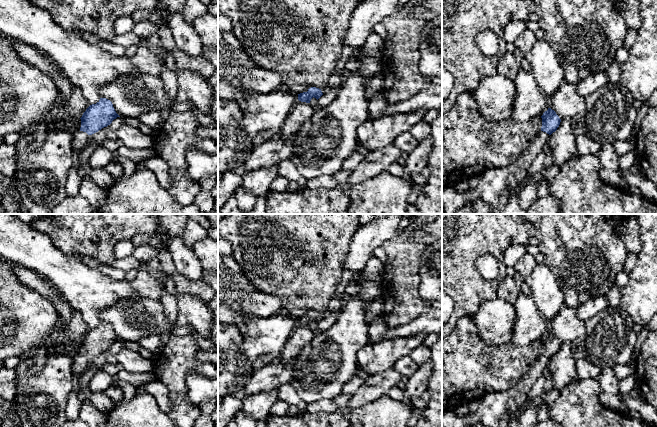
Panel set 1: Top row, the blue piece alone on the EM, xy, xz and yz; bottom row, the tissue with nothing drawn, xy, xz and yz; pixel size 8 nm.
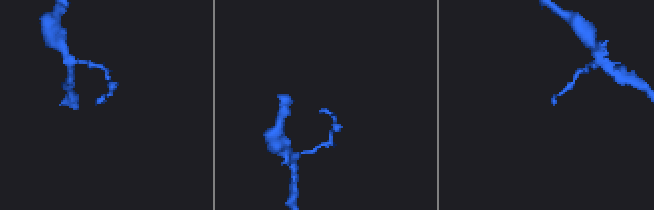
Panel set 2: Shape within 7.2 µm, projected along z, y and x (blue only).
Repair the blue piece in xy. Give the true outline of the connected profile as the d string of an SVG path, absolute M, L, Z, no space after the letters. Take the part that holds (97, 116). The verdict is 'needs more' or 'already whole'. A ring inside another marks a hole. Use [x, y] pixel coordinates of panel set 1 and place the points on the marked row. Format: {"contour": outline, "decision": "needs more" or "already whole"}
{"contour": "M100 98L96 104L90 105L80 118L80 131L73 136L72 148L75 155L80 154L87 146L90 135L107 127L117 117L120 116L112 102L106 98Z", "decision": "needs more"}

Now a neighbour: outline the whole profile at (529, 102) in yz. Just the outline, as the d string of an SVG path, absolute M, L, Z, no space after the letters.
M519 69L513 80L516 87L512 118L527 122L542 116L549 108L549 98L544 96L531 70Z

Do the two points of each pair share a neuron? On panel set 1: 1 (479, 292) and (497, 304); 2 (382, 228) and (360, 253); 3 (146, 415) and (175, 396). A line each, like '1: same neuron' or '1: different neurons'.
1: different neurons
2: same neuron
3: different neurons

